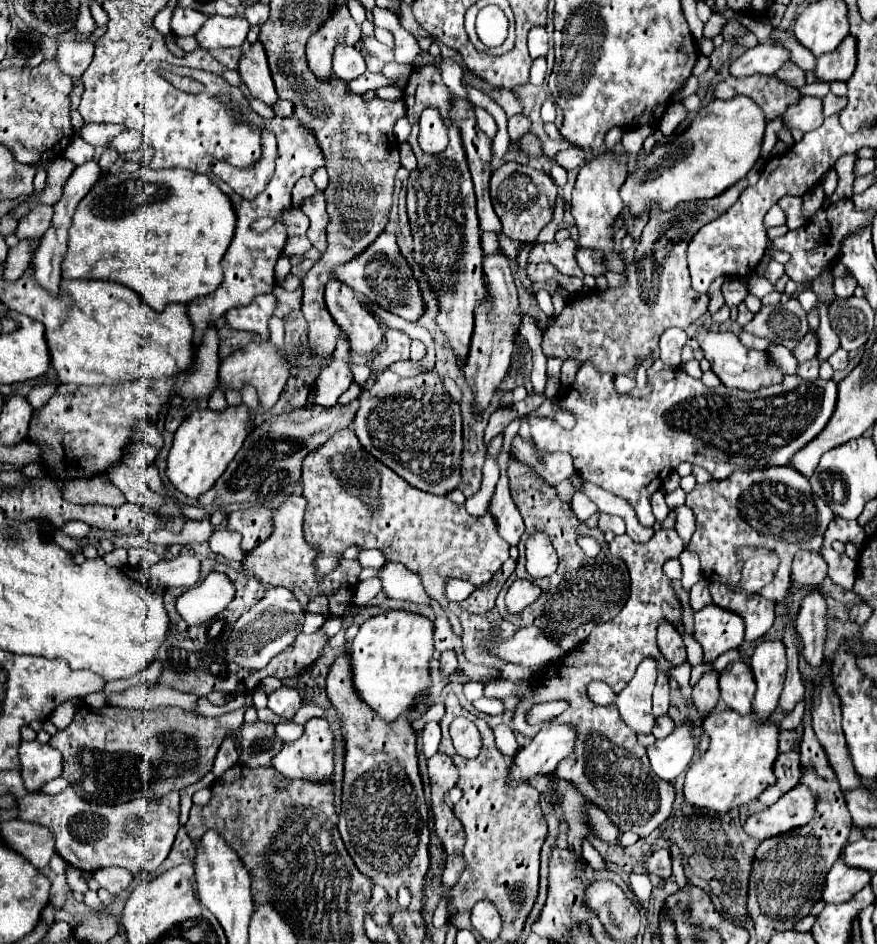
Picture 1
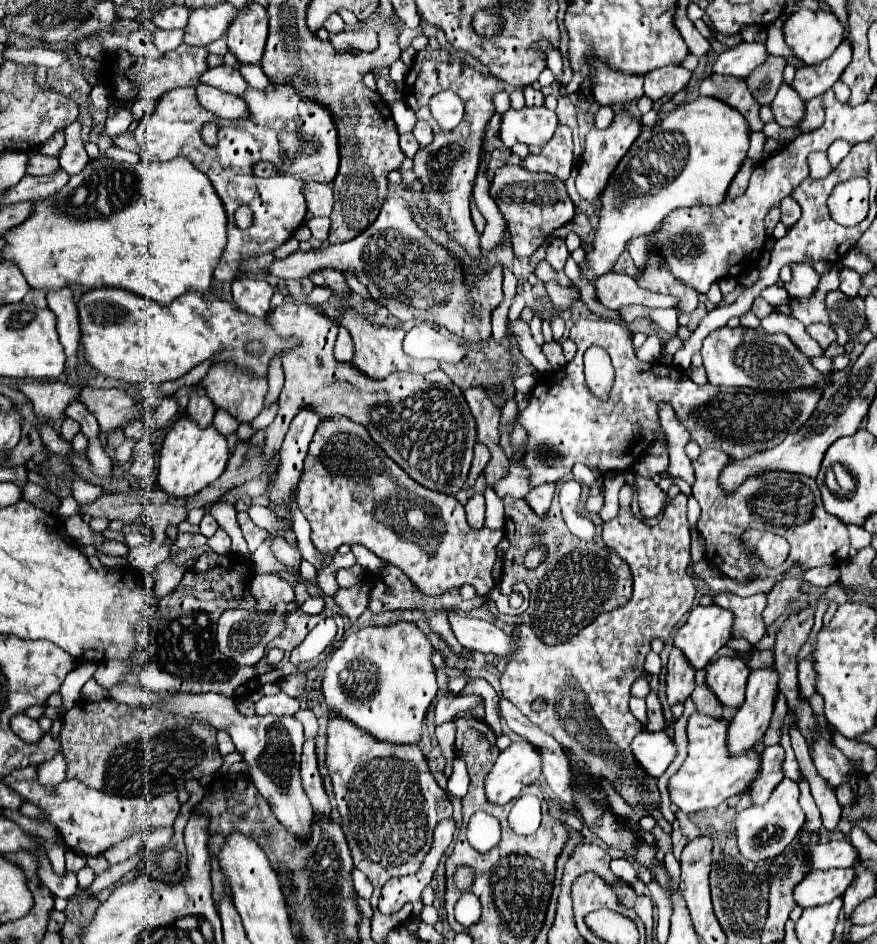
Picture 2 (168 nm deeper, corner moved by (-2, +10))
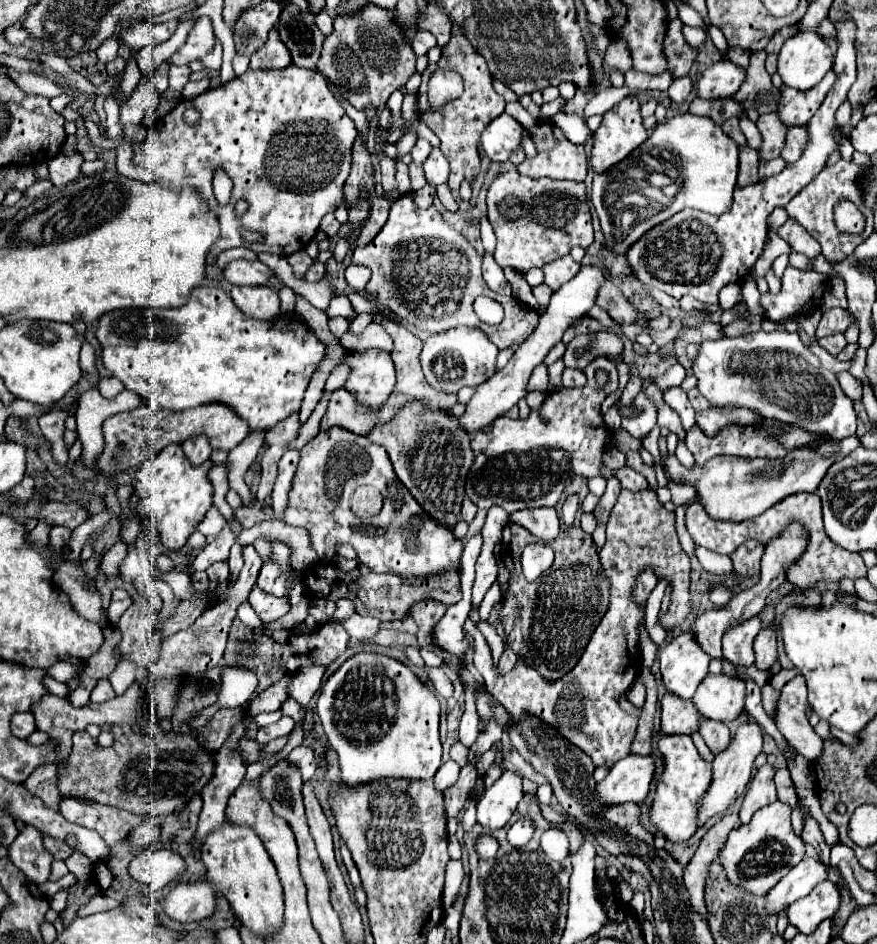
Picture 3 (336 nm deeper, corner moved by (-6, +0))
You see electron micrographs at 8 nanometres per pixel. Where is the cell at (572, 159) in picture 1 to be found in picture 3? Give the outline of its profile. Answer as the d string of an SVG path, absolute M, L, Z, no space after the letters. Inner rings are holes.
M539 121L529 129L533 143L537 147L537 155L533 159L525 159L521 165L517 165L521 175L529 177L549 177L549 179L569 179L569 181L585 181L589 165L587 155L581 145L571 145L571 141L565 139L565 135L555 129L551 121Z

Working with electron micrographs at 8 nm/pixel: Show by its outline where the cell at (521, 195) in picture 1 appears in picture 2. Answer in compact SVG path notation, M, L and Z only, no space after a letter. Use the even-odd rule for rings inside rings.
M503 165L495 171L491 195L503 213L509 235L513 241L513 251L519 257L531 255L547 235L551 235L557 227L571 221L575 215L575 205L567 195L565 183L549 173L533 173L523 169L521 165Z

